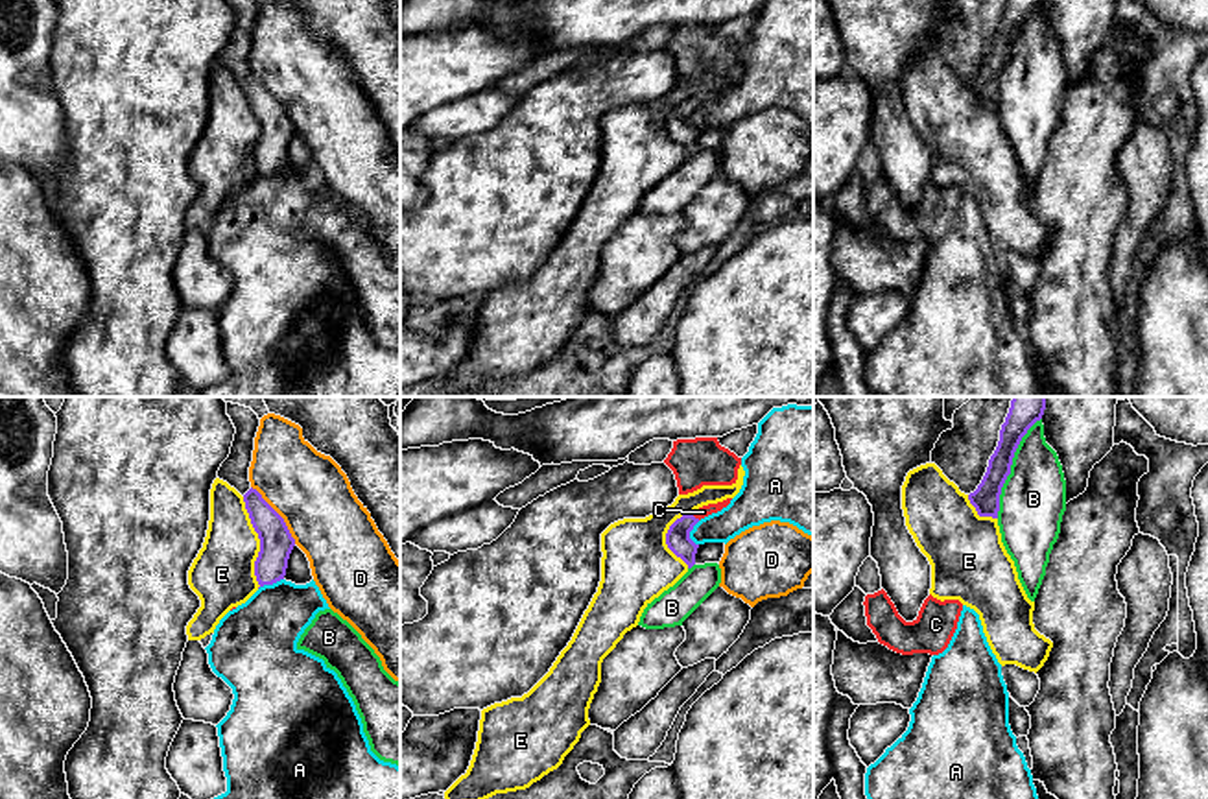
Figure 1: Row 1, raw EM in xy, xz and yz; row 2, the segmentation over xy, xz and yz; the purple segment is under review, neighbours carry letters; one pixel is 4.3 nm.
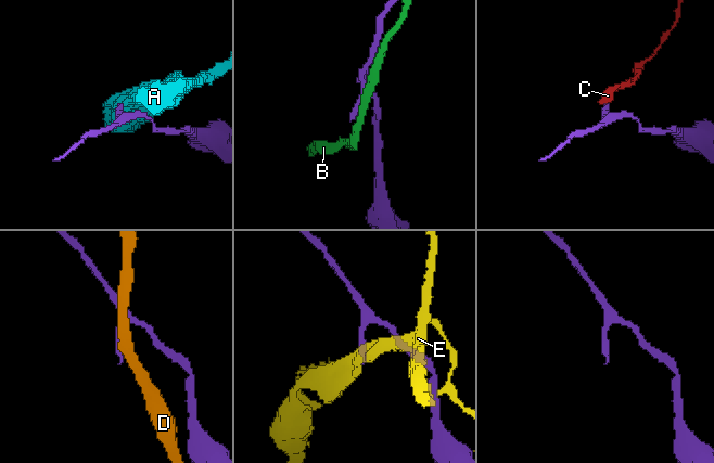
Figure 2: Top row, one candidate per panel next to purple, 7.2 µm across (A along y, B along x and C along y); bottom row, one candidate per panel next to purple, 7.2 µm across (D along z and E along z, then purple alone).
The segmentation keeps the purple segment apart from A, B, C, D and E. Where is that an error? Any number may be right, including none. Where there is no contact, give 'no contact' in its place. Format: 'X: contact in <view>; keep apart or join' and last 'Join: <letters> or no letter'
A: contact in xz; keep apart
B: contact in yz; keep apart
C: contact in xz; join
D: contact in xy; keep apart
E: contact in xy; keep apart
Join: C

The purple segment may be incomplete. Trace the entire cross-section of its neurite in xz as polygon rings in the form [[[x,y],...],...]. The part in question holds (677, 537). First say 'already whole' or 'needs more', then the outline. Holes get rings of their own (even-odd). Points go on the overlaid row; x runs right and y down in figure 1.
needs more; [[[727,498],[723,502],[717,502],[717,504],[708,504],[708,506],[703,506],[699,509],[695,509],[693,513],[688,513],[688,515],[682,515],[681,519],[677,519],[668,533],[666,533],[666,544],[668,548],[677,555],[681,557],[688,568],[692,568],[695,565],[695,554],[697,554],[697,548],[699,544],[695,544],[692,539],[690,539],[690,531],[693,530],[693,526],[712,515],[712,513],[717,513],[721,511],[723,507],[727,507],[730,504],[732,498]]]

